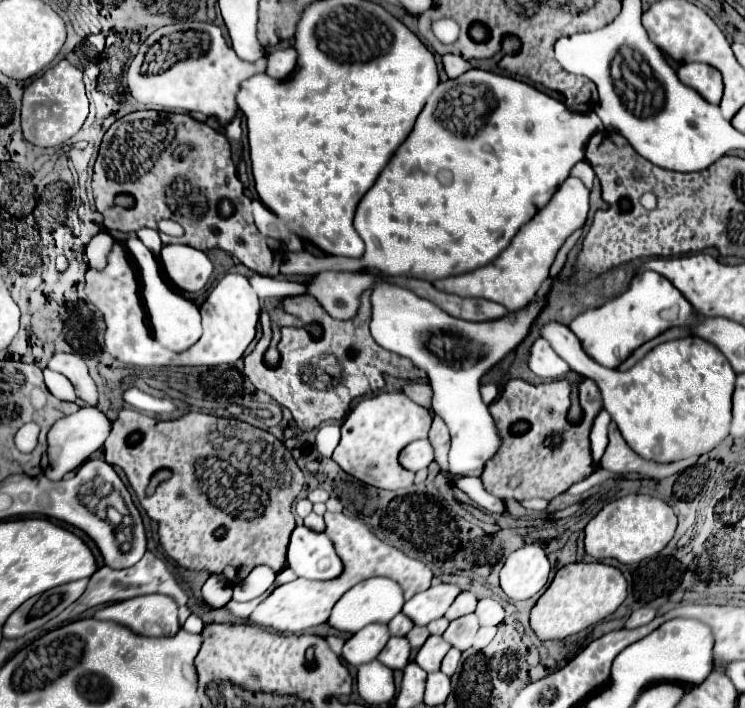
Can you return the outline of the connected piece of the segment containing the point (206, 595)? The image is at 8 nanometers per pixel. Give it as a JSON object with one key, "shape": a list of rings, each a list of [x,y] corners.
{"shape":[[[209,576],[201,593],[204,602],[211,608],[225,606],[231,598],[231,582],[225,576]]]}

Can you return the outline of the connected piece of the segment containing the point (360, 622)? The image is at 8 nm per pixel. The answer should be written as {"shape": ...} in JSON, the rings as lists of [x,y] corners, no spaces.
{"shape":[[[371,578],[371,580],[363,580],[359,584],[355,584],[351,590],[347,590],[341,600],[333,606],[333,612],[329,616],[329,626],[341,630],[341,632],[349,632],[355,634],[357,630],[361,630],[363,626],[371,624],[371,622],[383,622],[387,624],[395,614],[401,612],[405,600],[403,600],[403,590],[399,588],[397,582],[389,580],[389,578]]]}

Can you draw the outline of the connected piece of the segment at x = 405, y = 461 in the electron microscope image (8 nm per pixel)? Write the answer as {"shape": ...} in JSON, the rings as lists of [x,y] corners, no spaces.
{"shape":[[[415,440],[399,454],[399,464],[403,464],[403,468],[409,468],[411,472],[427,468],[431,462],[433,462],[433,450],[429,440]]]}

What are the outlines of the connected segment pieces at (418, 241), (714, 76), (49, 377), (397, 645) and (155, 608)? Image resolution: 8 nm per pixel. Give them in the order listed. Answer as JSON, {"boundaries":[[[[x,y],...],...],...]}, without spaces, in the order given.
{"boundaries":[[[[477,68],[455,80],[449,78],[433,90],[411,134],[357,206],[353,224],[365,240],[365,256],[361,260],[327,260],[327,256],[311,256],[307,250],[287,252],[281,274],[315,276],[323,270],[357,272],[373,266],[389,276],[407,274],[435,282],[481,268],[495,260],[509,246],[517,230],[553,198],[571,168],[585,158],[587,140],[595,132],[603,132],[595,112],[571,112],[559,100],[515,78]]],[[[699,62],[683,64],[677,70],[677,76],[685,86],[697,90],[707,102],[719,104],[723,96],[723,82],[721,82],[721,74],[715,68],[711,68],[709,64],[699,64]]],[[[49,368],[43,370],[45,374],[45,384],[47,388],[51,390],[51,394],[59,400],[67,400],[67,402],[73,402],[77,396],[75,396],[75,390],[73,390],[73,384],[63,376],[63,374],[57,374]]],[[[393,636],[393,638],[389,638],[387,646],[377,656],[377,660],[383,662],[391,670],[403,670],[407,666],[407,662],[409,662],[409,650],[411,650],[411,646],[409,646],[407,638]]],[[[147,594],[103,606],[95,612],[95,618],[117,622],[141,636],[173,636],[181,628],[175,600],[163,594]]]]}

